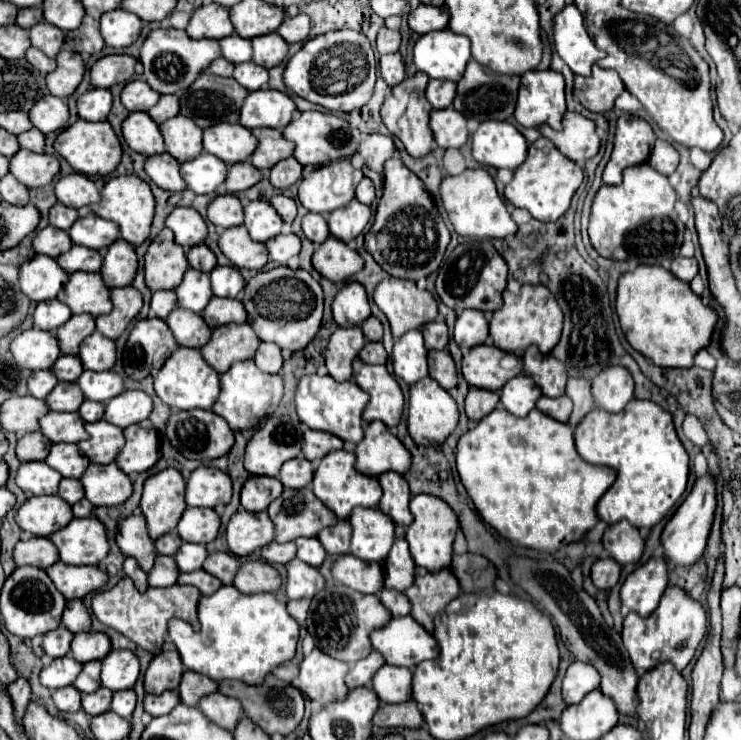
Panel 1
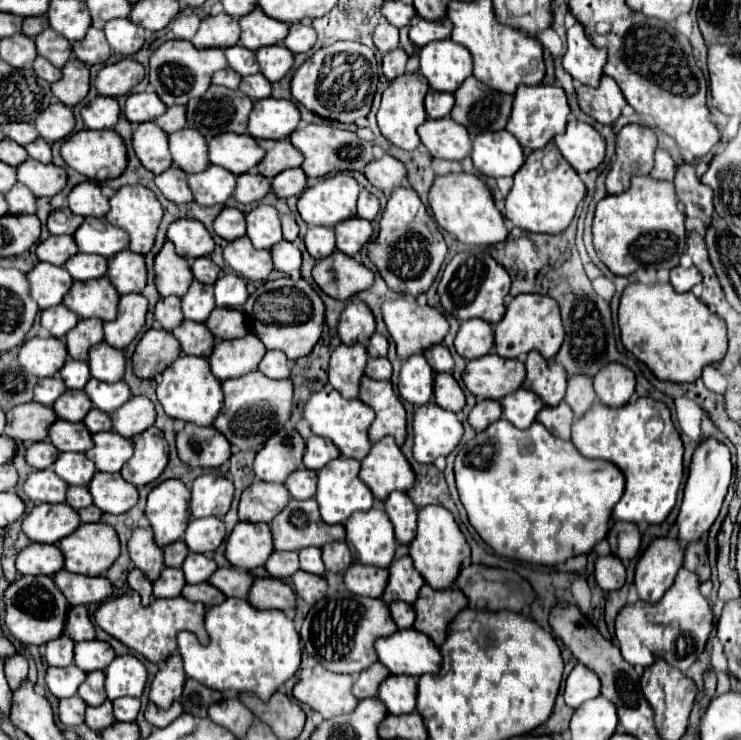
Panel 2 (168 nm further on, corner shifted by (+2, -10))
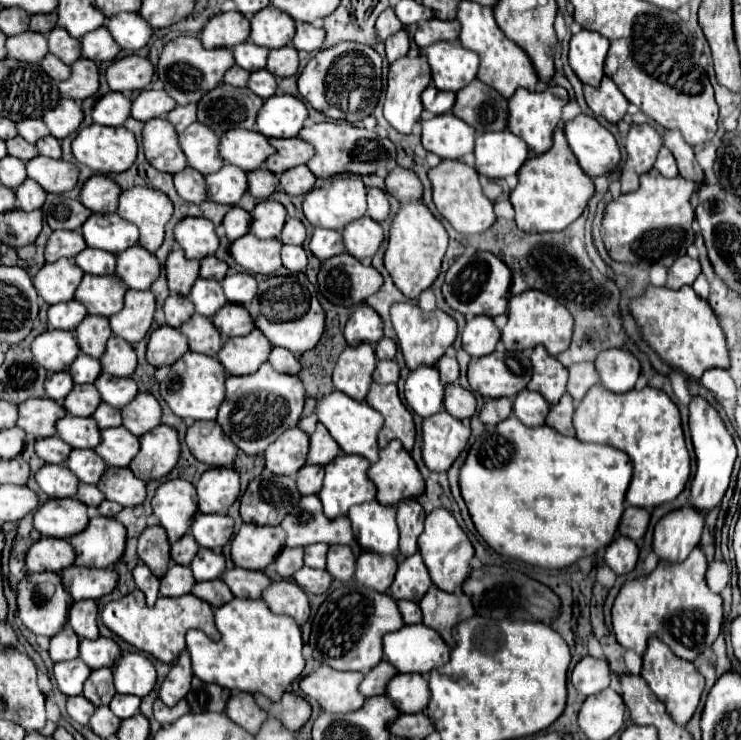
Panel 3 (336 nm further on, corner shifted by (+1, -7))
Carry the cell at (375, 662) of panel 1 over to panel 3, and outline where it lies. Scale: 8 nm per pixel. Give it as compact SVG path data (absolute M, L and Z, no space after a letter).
M381 661L377 667L373 667L365 679L361 681L359 685L359 691L365 695L365 697L373 697L373 695L383 695L385 693L385 685L387 681L395 675L395 667L389 663L389 661Z

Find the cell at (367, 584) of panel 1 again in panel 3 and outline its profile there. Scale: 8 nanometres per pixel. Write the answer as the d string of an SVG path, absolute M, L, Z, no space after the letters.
M363 551L357 557L355 579L369 589L385 593L393 583L395 571L397 571L397 561L393 555L373 555L369 551Z

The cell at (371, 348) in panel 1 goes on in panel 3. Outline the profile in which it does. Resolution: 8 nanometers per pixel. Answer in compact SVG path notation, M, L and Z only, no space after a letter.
M379 361L373 371L373 381L377 383L397 383L399 365L397 361Z

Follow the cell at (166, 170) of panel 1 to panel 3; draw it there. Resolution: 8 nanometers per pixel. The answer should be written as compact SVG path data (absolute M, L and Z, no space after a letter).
M185 167L183 171L173 175L175 189L181 199L191 201L191 203L201 203L205 199L205 181L203 175L191 167Z

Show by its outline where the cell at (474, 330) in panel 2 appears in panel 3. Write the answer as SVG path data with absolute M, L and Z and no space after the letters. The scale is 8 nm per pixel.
M479 315L479 317L471 317L463 329L461 335L461 343L463 349L471 355L471 357L483 357L495 351L495 345L499 343L499 329L495 327L493 319L487 315Z

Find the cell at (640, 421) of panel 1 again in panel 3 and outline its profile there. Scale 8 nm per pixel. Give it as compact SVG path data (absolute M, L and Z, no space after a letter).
M595 385L577 405L573 427L583 443L611 445L629 455L633 463L633 479L627 489L629 505L653 509L673 501L683 491L691 473L689 453L683 439L679 409L663 391L645 387L641 391L617 395Z

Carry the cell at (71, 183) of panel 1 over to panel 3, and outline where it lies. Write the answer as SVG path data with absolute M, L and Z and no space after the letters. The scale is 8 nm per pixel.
M93 175L85 181L79 193L79 201L93 213L115 213L119 193L119 185L115 185L109 177Z

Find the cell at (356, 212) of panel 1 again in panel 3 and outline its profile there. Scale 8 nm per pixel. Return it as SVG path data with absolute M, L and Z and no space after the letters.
M361 217L351 221L343 231L343 243L349 255L355 259L371 259L383 241L383 229L371 217Z

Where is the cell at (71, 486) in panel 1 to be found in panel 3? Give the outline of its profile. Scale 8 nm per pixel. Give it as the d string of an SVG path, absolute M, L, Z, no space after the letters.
M79 483L77 487L77 493L75 493L75 499L79 499L81 503L89 505L89 507L97 507L105 495L95 487L95 485L85 485L85 483Z

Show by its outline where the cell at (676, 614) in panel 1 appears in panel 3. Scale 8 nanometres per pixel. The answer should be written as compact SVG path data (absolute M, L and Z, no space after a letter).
M695 547L683 563L659 563L649 577L627 581L613 603L613 633L617 643L625 649L633 649L637 655L643 655L647 639L657 637L677 657L695 661L713 645L721 631L723 619L721 597L709 591L705 571L705 555L699 547Z

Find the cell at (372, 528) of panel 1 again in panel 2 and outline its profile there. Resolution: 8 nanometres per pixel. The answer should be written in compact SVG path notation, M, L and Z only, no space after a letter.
M382 508L356 512L346 522L346 542L360 564L388 568L394 552L394 528Z

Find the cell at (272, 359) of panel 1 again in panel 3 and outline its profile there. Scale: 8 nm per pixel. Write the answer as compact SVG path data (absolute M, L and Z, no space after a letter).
M273 347L271 355L269 355L269 363L275 367L275 371L279 373L287 373L287 375L297 375L301 365L295 359L295 355L283 347Z

